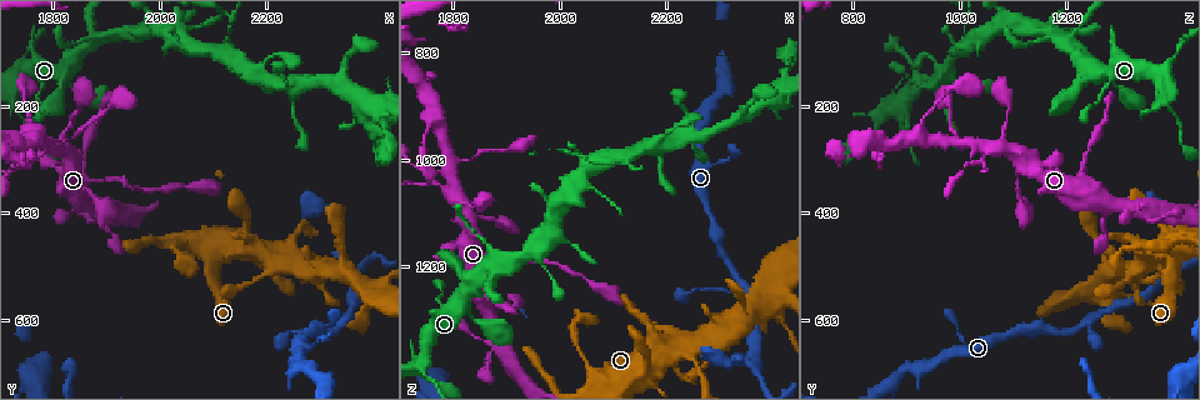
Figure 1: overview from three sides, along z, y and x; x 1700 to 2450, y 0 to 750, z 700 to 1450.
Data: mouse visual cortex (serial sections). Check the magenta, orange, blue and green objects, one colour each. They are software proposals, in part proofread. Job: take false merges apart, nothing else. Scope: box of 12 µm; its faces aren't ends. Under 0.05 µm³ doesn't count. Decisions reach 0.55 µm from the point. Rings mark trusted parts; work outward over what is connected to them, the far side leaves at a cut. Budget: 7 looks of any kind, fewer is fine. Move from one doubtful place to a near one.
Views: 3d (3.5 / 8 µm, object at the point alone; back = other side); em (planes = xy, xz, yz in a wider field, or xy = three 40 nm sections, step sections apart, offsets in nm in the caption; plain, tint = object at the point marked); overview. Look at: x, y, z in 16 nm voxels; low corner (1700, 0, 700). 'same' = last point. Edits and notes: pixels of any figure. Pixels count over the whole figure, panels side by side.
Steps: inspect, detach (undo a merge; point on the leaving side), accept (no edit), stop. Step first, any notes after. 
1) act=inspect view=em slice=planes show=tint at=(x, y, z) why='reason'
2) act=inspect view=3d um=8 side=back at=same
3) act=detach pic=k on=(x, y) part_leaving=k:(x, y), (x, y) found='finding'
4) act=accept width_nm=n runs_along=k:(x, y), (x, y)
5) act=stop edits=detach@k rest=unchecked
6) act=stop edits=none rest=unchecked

act=inspect view=3d um=3.5 at=(2340, 610, 1235)

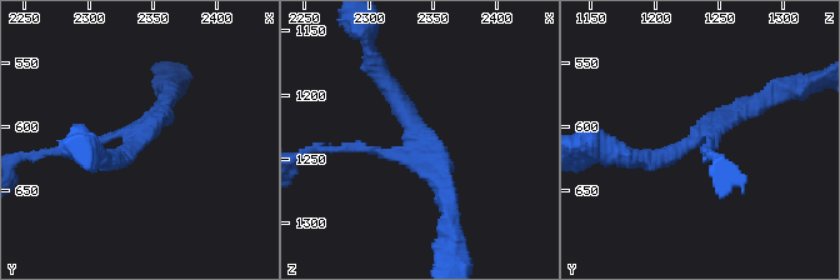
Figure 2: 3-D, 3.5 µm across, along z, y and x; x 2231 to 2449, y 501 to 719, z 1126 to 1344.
act=inspect view=em slice=planes show=tint at=(2338, 608, 1236) why='now the EM'

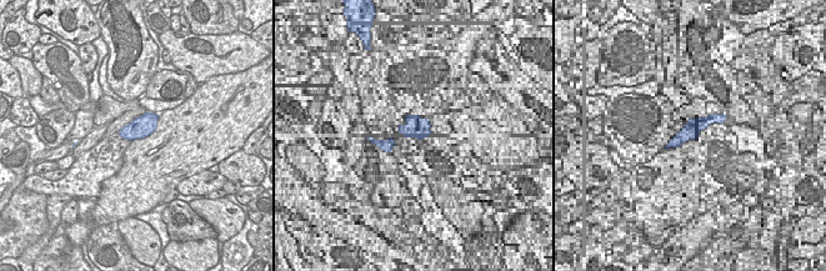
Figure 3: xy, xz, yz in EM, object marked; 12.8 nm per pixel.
act=accept arms=3 arm_widths_nm=150,200,250 runs_along=2:(381, 74), (439, 160), (448, 201) found='continuous, no second cell'

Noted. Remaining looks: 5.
act=inspect view=3d um=3.5 at=(2110, 100, 990) why='side arm on a straight run'

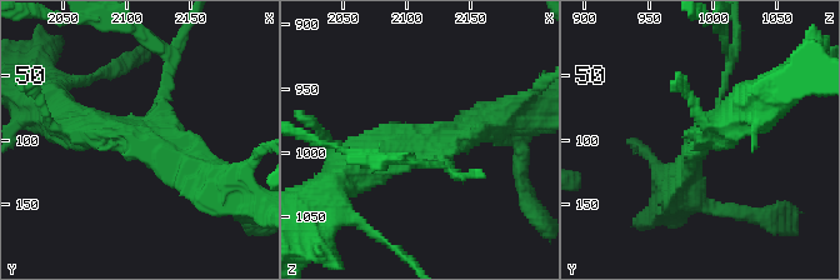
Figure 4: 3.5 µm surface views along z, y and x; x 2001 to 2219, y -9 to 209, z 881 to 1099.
act=inspect view=em slice=xy step=2 show=tint at=(2114, 100, 992) arms=3 arm_widths_nm=100,300,400

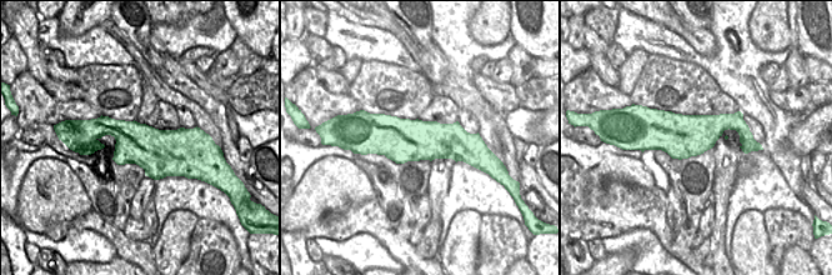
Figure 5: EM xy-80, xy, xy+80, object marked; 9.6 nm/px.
act=accept runs_along=4:(70, 121), (131, 133), (211, 175) found='one cell here'

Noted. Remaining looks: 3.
act=inspect view=3d um=3.5 at=(1765, 295, 1035) why='side arm on a straight run'

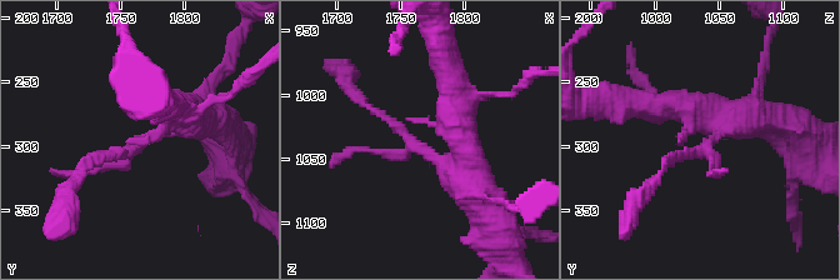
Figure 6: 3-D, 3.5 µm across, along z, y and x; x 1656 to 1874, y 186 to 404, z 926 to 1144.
act=inspect view=em slice=xy step=2 show=tint at=(1760, 302, 1038) arms=3 arm_widths_nm=100,100,450 why='need the tissue'

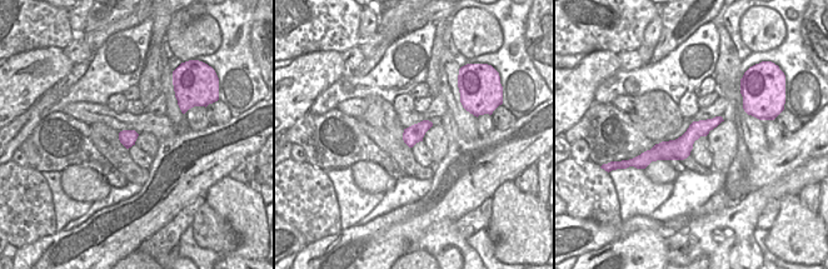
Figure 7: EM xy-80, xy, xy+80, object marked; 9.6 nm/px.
act=inspect view=em slice=xy step=3 show=tint at=same why='cut it another way'

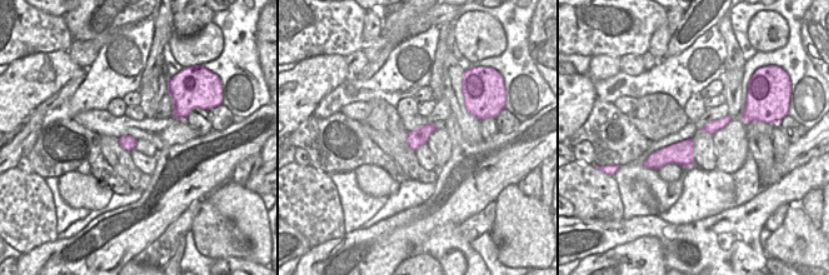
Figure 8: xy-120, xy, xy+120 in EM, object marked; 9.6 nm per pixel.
act=accept runs_along=6:(473, 186), (358, 96) found='all the same cell'

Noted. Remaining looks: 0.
act=stop edits=none rest=unchecked

